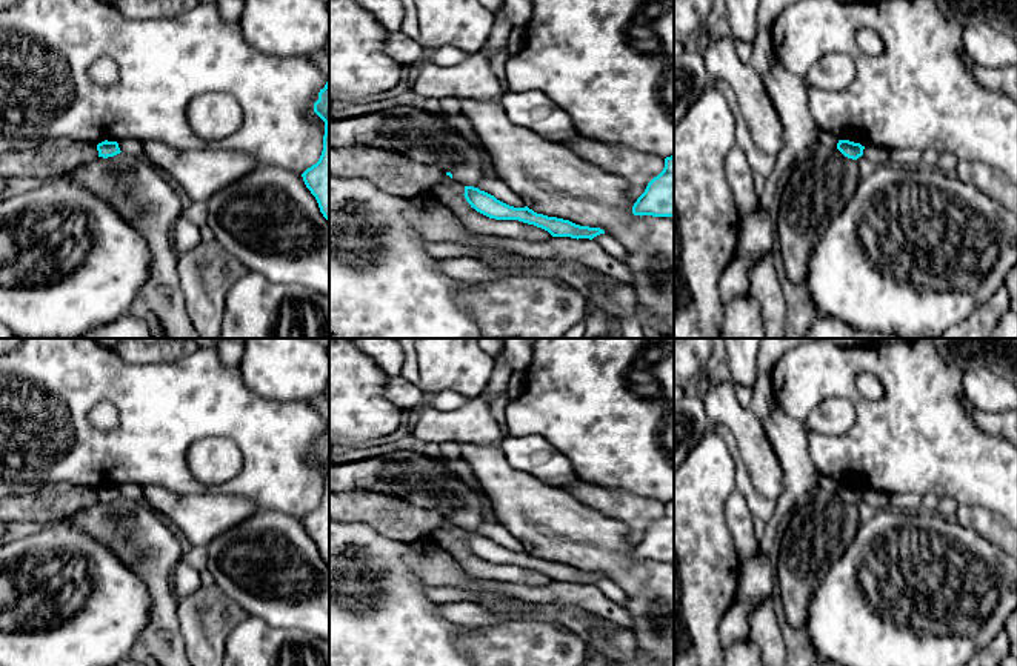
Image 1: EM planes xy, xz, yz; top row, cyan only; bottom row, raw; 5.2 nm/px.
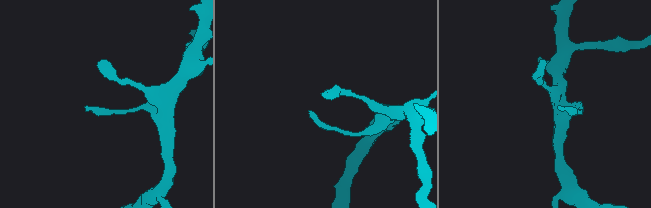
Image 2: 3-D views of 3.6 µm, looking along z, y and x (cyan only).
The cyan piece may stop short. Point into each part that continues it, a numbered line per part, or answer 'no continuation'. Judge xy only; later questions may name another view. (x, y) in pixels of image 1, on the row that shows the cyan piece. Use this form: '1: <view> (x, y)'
no continuation

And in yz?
no continuation

